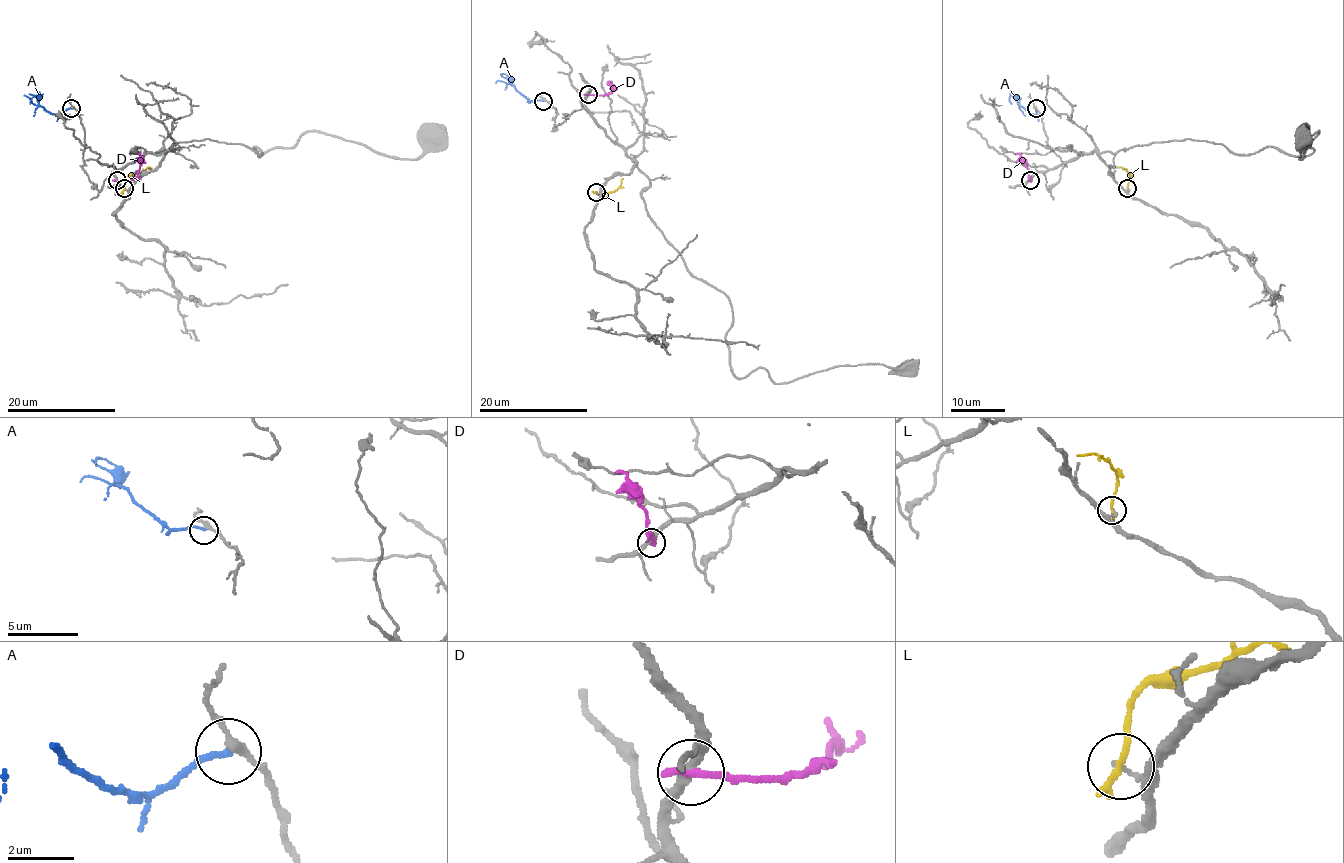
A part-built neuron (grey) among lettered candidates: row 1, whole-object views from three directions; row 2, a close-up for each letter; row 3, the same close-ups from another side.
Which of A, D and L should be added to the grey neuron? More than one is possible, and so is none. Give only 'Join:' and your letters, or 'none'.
Join: none

